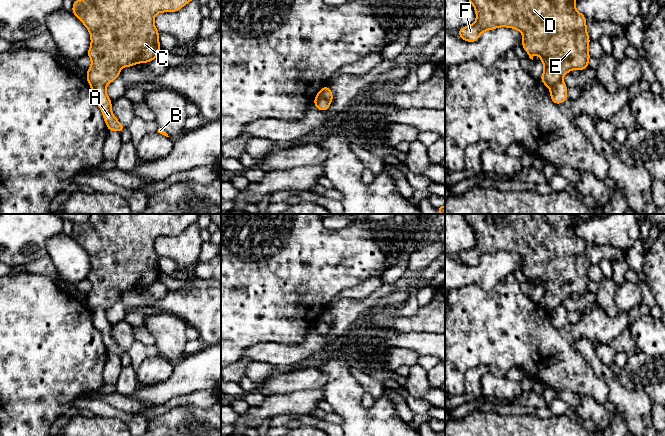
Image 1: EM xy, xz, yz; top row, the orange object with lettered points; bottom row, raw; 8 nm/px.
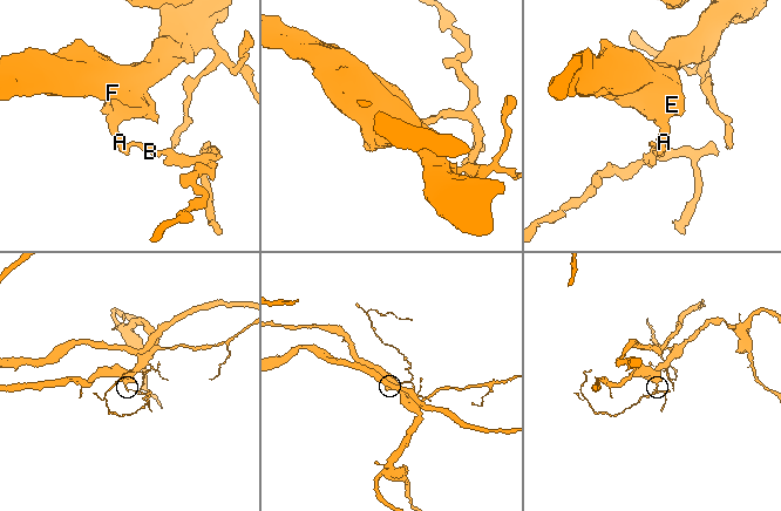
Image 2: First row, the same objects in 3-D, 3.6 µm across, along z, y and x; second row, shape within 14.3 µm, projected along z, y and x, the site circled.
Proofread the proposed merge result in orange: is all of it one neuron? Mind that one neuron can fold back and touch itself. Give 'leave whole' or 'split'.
split

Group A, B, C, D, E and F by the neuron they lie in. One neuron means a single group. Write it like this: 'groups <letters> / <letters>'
groups A B / C D E F

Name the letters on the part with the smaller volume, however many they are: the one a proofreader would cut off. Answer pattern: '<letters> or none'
A, B

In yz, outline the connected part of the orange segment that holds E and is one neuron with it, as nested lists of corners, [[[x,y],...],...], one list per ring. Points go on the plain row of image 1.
[[[463,214],[469,226],[475,232],[476,246],[462,251],[457,258],[467,266],[476,266],[483,255],[498,251],[509,251],[519,254],[523,259],[522,271],[533,284],[533,279],[539,279],[544,288],[544,296],[540,302],[544,309],[551,312],[562,304],[563,300],[573,293],[588,292],[588,277],[590,267],[586,252],[586,241],[575,233],[576,214]]]

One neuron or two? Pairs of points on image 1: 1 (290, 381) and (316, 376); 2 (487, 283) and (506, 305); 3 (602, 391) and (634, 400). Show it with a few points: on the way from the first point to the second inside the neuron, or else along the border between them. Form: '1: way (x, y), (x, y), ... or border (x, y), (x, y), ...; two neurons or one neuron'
1: way (296, 381), (310, 378); one neuron
2: border (510, 274), (489, 290), (469, 285); two neurons
3: border (595, 374), (608, 388), (609, 399); two neurons

